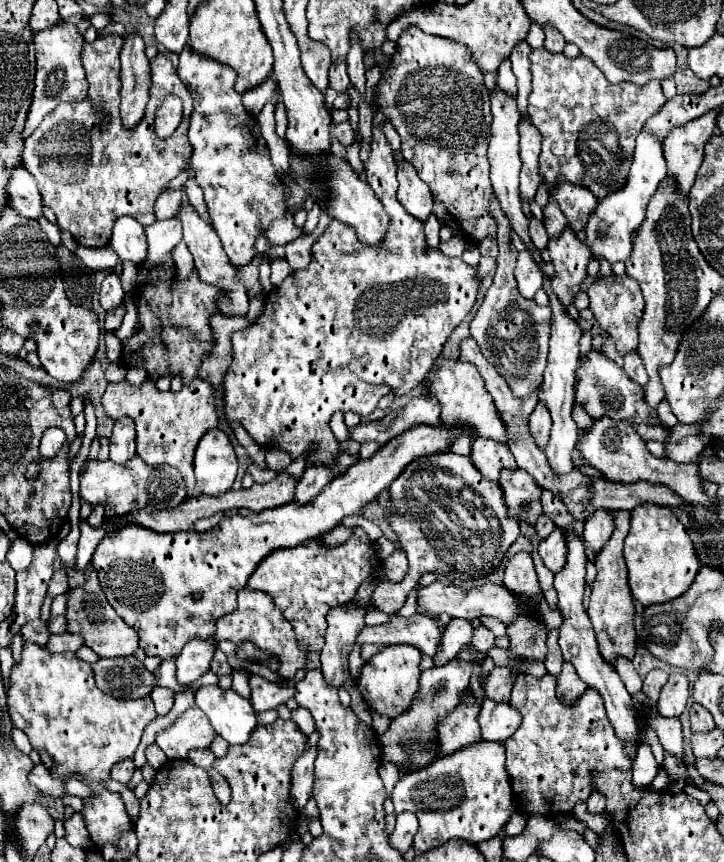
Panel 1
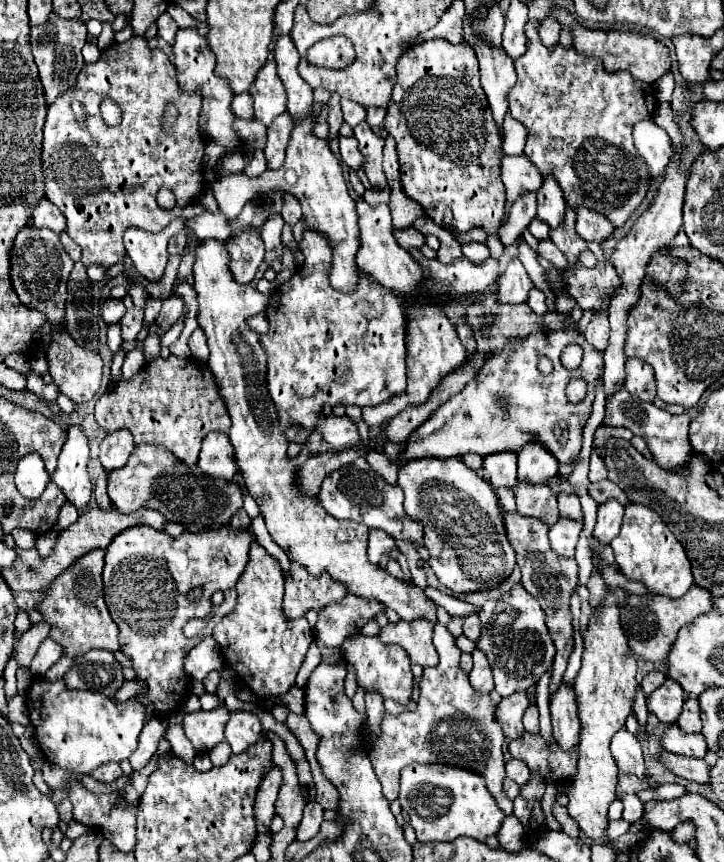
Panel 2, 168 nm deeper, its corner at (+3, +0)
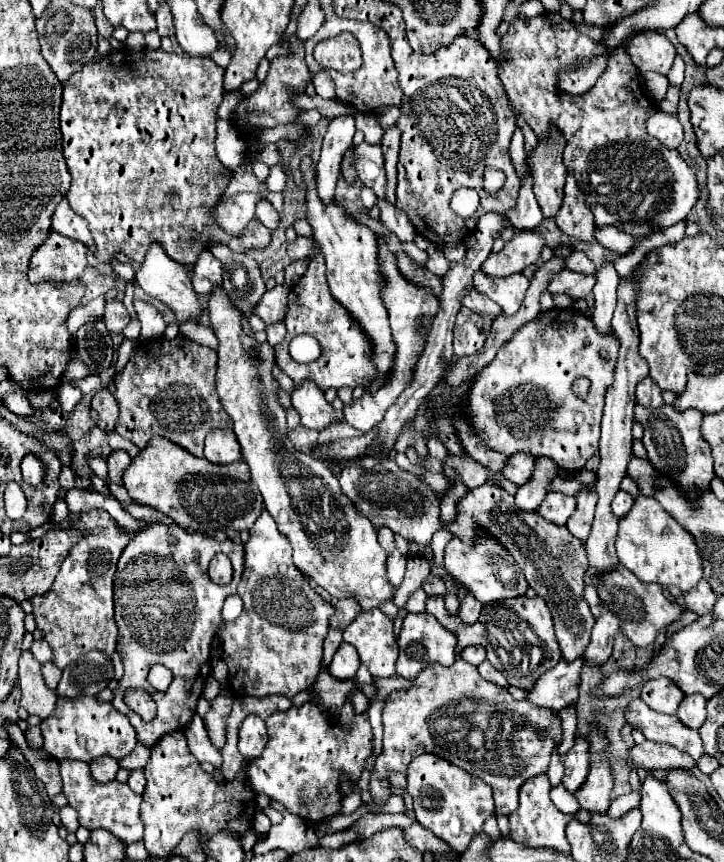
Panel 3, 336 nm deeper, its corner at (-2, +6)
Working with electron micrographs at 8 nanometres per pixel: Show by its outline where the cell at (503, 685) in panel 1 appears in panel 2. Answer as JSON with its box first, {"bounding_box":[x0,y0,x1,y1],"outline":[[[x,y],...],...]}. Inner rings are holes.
{"bounding_box":[476,585,556,697],"outline":[[[514,585],[510,593],[502,595],[492,613],[480,613],[480,625],[482,633],[476,639],[476,649],[488,657],[496,691],[502,697],[536,685],[538,679],[550,669],[556,649],[550,641],[538,601],[534,601],[534,597],[530,597],[522,585]]]}

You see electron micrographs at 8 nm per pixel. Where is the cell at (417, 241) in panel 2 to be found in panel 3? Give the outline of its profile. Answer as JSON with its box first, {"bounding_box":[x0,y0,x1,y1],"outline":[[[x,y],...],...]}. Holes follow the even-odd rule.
{"bounding_box":[355,143,385,199],"outline":[[[361,143],[355,145],[355,169],[359,179],[371,187],[381,199],[385,199],[385,167],[383,167],[383,153],[379,145],[369,145],[369,143]]]}

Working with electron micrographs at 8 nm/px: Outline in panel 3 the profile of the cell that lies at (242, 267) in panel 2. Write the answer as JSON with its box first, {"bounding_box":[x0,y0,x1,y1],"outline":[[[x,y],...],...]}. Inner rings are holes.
{"bounding_box":[209,243,265,311],"outline":[[[221,243],[209,247],[211,253],[223,263],[223,287],[233,299],[233,303],[243,311],[253,309],[261,295],[265,293],[265,283],[261,279],[259,263],[247,253],[235,253]]]}

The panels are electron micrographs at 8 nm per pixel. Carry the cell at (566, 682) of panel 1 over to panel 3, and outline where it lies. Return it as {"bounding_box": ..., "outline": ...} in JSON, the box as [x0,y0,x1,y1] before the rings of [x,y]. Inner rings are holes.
{"bounding_box":[563,733,589,793],"outline":[[[575,733],[573,747],[563,755],[563,765],[565,765],[563,785],[571,793],[575,793],[583,785],[583,781],[587,777],[587,765],[589,765],[587,749],[589,749],[589,743],[585,741],[585,737],[581,737],[579,733]]]}

